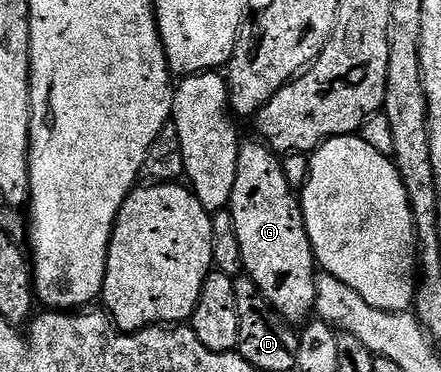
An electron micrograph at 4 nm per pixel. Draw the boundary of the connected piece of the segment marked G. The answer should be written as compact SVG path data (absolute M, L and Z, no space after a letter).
M246 142L241 145L239 165L236 166L236 184L232 189L228 211L234 219L236 238L240 238L240 254L245 275L250 276L252 282L256 282L256 286L260 286L260 294L264 294L270 307L287 324L298 326L309 321L316 302L316 261L312 242L308 238L299 197L295 189L288 186L288 178L284 178L281 159L265 144Z

